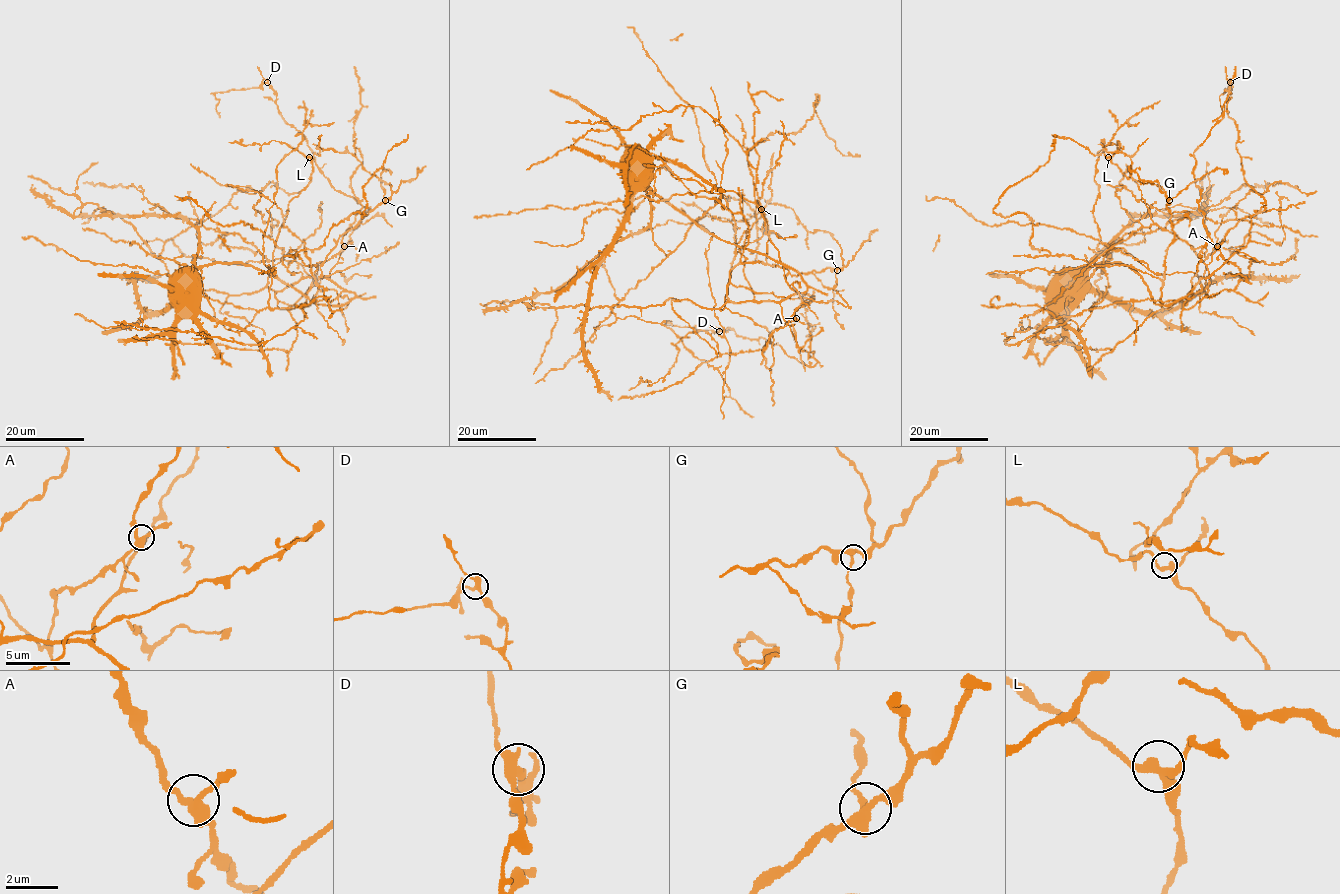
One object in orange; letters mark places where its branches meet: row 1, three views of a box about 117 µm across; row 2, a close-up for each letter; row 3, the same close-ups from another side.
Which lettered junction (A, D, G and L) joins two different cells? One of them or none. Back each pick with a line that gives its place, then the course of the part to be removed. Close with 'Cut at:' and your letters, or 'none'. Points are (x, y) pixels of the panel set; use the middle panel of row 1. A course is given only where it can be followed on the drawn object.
D: (719, 331) | (719, 331), (667, 325), (667, 320), (672, 325)
Cut at: D

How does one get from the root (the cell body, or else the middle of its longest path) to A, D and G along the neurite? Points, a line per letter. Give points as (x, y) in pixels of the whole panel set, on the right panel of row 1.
A: (1063, 272), (1122, 263), (1142, 278), (1158, 304), (1191, 292), (1187, 309), (1239, 283), (1240, 269), (1217, 246)
D: (1063, 272), (1122, 263), (1156, 304), (1171, 304), (1247, 244), (1265, 200), (1244, 177), (1230, 82)
G: (1063, 272), (1122, 263), (1158, 304), (1187, 296), (1200, 277), (1200, 291), (1162, 307), (1175, 237), (1169, 200)

